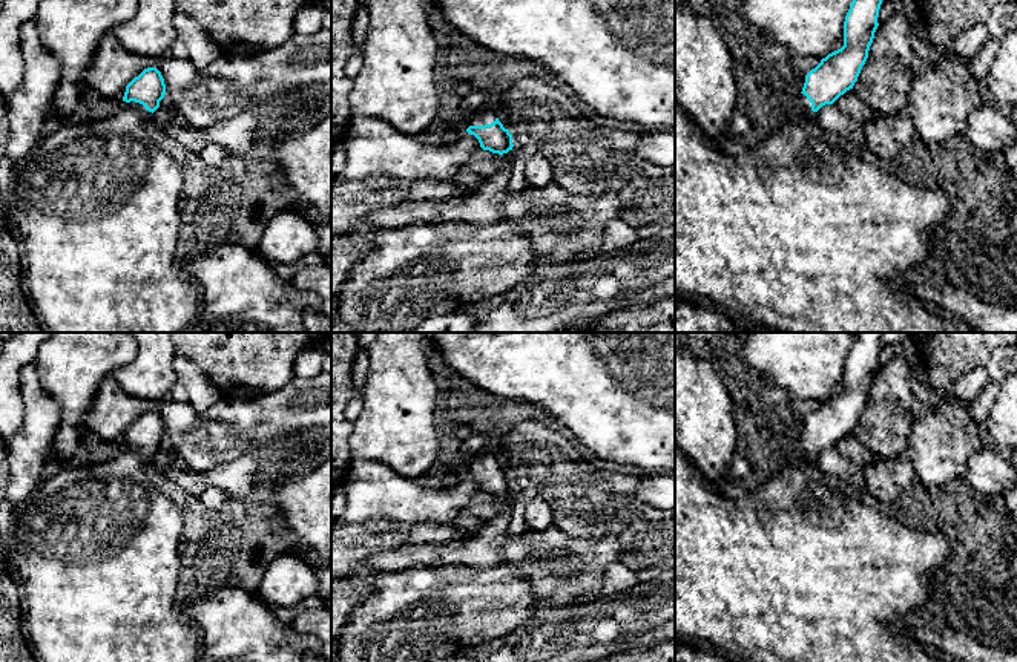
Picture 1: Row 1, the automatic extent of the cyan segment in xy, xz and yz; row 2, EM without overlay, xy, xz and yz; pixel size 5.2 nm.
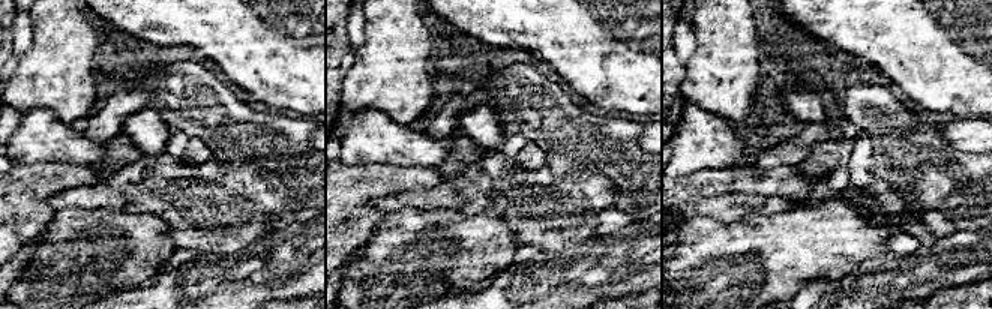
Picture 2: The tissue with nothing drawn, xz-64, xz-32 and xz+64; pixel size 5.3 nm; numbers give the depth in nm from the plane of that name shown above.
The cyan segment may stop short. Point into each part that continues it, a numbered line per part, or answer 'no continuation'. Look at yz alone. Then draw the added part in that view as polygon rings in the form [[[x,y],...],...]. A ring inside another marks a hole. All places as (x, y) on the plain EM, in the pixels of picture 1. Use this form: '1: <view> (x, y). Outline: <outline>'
1: yz (795, 570). Outline: [[[801,437],[799,440],[801,440],[801,444],[793,458],[787,460],[785,463],[782,463],[781,466],[773,469],[772,472],[761,475],[761,478],[756,480],[752,484],[752,487],[738,498],[732,498],[732,496],[722,495],[719,492],[715,492],[715,490],[710,490],[709,487],[706,487],[693,475],[686,455],[678,447],[675,447],[675,641],[686,641],[690,644],[712,648],[718,654],[722,654],[727,659],[730,659],[732,662],[953,662],[950,659],[945,659],[945,657],[933,653],[925,645],[907,637],[905,630],[910,625],[917,624],[917,621],[913,618],[913,613],[917,610],[923,610],[930,605],[931,582],[933,582],[934,576],[946,564],[946,561],[951,558],[956,542],[943,533],[930,533],[930,532],[920,532],[920,530],[911,529],[910,526],[877,510],[876,507],[867,506],[861,500],[861,490],[853,487],[851,484],[848,484],[844,480],[824,478],[822,481],[816,481],[813,477],[810,477],[807,474],[807,467],[811,463],[816,463],[816,455],[811,454],[811,446],[804,437]]]

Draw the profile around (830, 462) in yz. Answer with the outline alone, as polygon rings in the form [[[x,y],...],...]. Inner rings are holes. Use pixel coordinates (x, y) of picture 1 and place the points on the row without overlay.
[[[834,446],[822,449],[816,455],[816,463],[825,478],[844,480],[859,490],[865,489],[862,467],[842,457]]]

